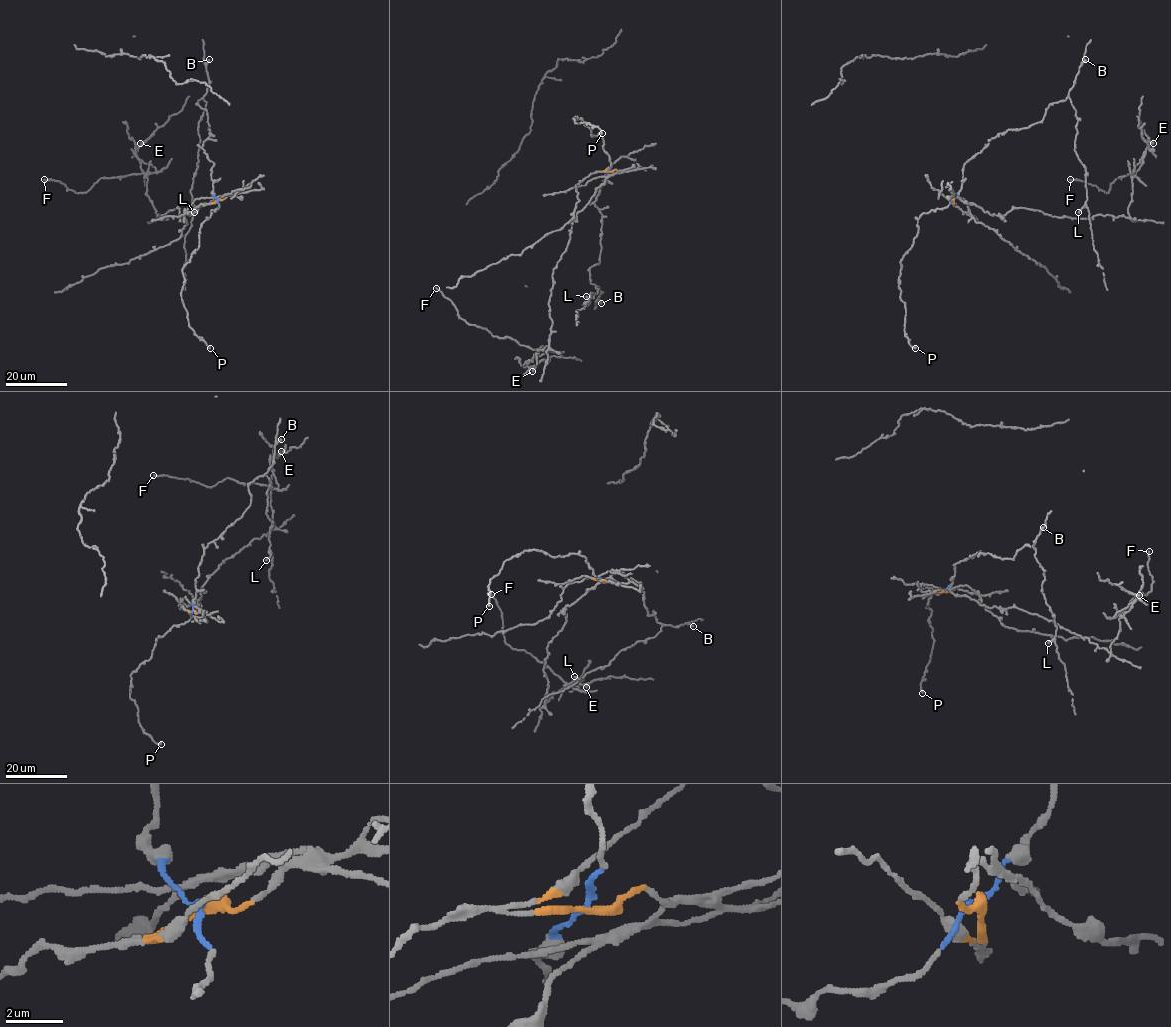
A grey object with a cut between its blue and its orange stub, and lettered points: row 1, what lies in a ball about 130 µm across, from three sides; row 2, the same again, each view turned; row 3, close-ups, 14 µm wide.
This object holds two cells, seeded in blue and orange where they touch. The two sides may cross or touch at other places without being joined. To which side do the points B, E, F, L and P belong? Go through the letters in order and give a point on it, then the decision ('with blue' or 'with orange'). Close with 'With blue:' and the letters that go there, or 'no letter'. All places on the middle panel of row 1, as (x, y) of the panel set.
B: (601, 303) | with blue
E: (532, 371) | with orange
F: (436, 288) | with orange
L: (586, 296) | with blue
P: (602, 133) | with blue
With blue: B, L, P

